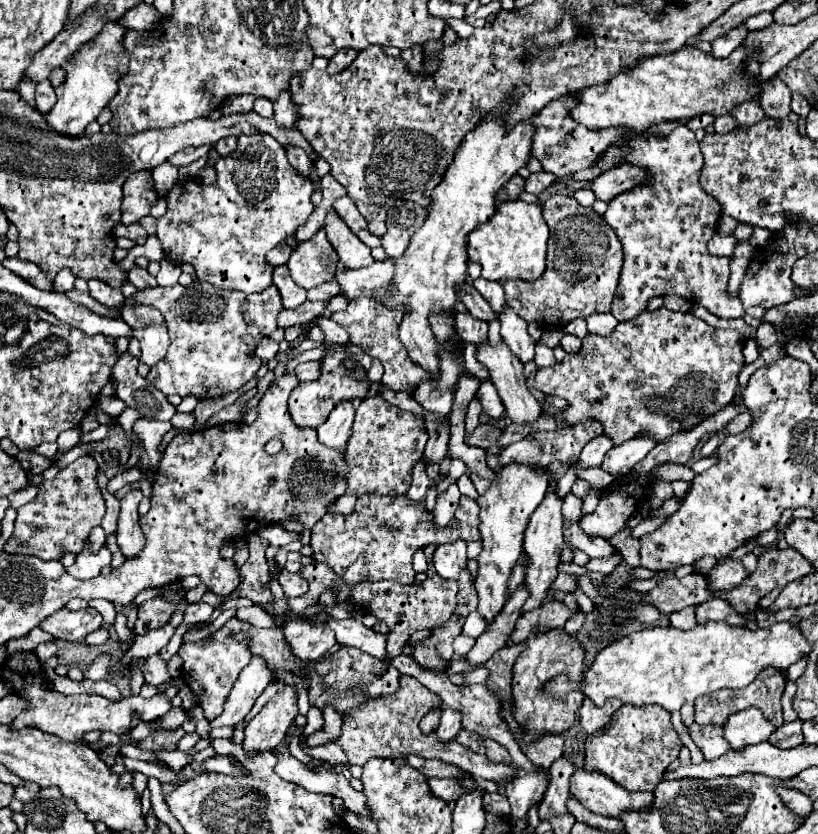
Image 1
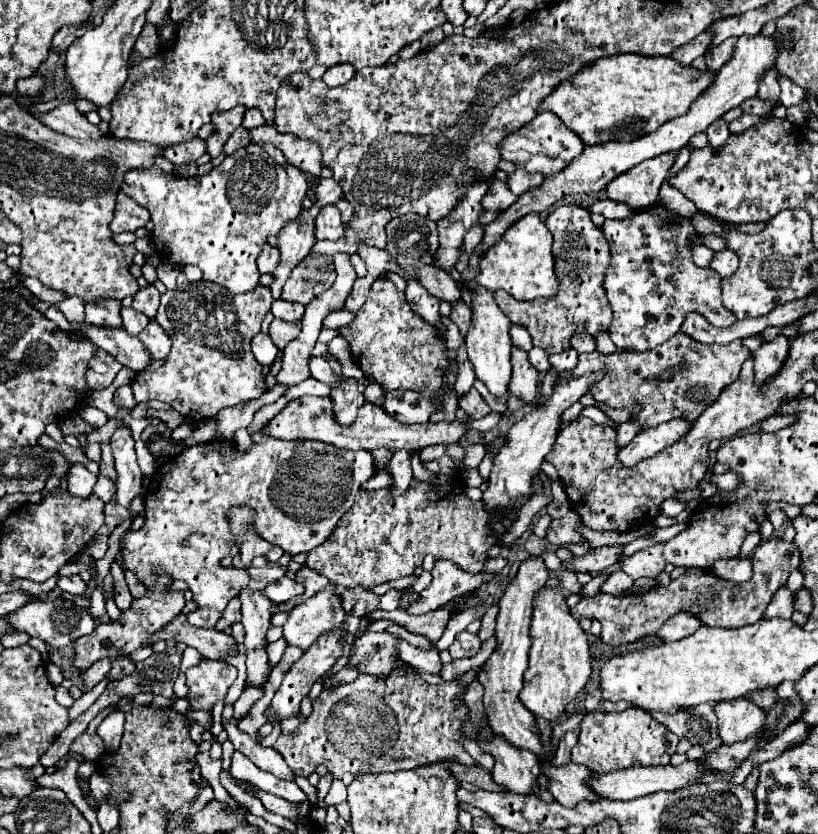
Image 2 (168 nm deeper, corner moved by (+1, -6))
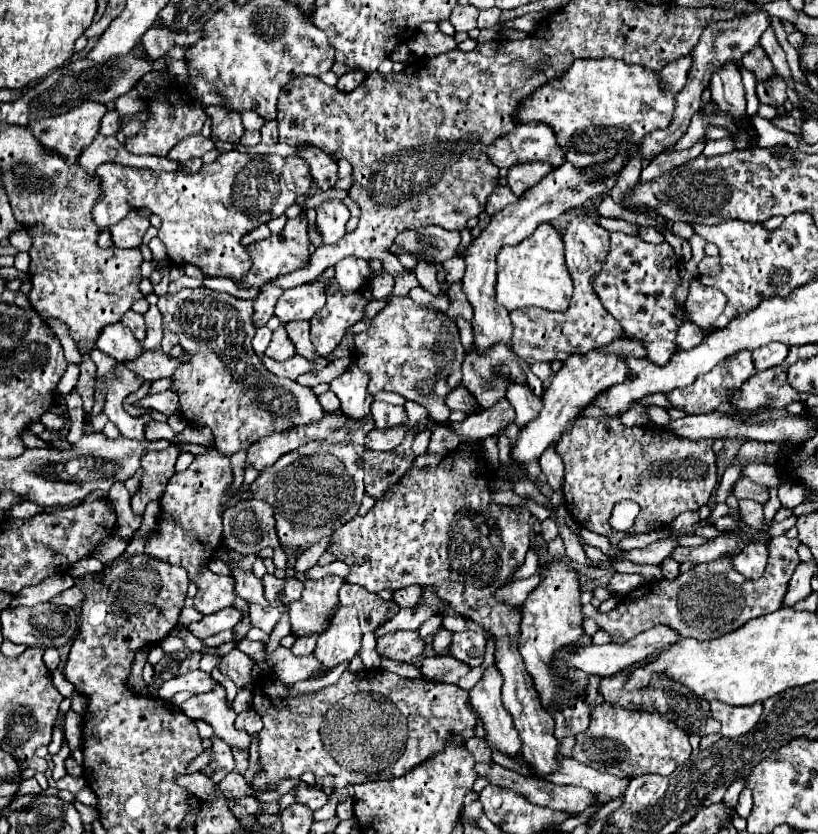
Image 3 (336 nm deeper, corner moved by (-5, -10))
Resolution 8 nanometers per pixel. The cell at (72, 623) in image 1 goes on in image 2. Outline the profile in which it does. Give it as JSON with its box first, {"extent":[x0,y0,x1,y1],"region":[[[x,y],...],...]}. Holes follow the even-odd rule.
{"extent":[5,598,95,648],"region":[[[57,598],[53,602],[47,600],[31,600],[27,606],[15,610],[15,614],[7,614],[5,616],[9,626],[13,626],[19,632],[25,632],[29,636],[35,636],[39,640],[43,640],[45,644],[49,644],[51,648],[61,648],[61,646],[69,646],[71,642],[75,642],[77,638],[91,634],[95,628],[95,622],[91,618],[91,614],[75,604],[71,604],[65,598]]]}

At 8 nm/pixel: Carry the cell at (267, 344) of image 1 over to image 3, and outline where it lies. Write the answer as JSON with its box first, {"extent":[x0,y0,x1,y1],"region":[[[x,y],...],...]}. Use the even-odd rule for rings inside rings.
{"extent":[253,326,271,358],"region":[[[261,326],[261,328],[257,330],[255,338],[253,338],[253,350],[255,350],[255,354],[257,354],[259,358],[265,356],[265,350],[267,350],[269,342],[271,342],[271,330],[269,330],[267,326]]]}

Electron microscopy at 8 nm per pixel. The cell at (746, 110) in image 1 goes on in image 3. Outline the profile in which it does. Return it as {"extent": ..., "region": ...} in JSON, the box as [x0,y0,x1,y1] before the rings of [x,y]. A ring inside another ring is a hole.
{"extent":[757,74,787,108],"region":[[[775,74],[773,82],[757,84],[757,98],[759,98],[761,104],[769,104],[769,106],[781,108],[785,104],[785,100],[787,100],[787,86]]]}

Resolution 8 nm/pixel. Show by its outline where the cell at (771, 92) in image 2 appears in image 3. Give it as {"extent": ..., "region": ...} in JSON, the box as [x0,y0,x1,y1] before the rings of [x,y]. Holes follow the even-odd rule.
{"extent":[741,46,775,82],"region":[[[755,46],[753,50],[749,50],[749,54],[745,54],[745,58],[741,60],[741,64],[755,74],[757,82],[767,82],[771,80],[771,76],[775,74],[771,60],[767,58],[767,54],[761,50],[761,46]]]}

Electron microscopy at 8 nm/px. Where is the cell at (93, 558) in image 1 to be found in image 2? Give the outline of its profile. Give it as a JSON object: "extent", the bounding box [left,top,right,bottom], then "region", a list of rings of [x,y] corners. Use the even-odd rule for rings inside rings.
{"extent":[57,576,87,594],"region":[[[71,576],[71,578],[59,578],[57,580],[57,588],[69,594],[83,594],[87,590],[85,582],[79,576]]]}

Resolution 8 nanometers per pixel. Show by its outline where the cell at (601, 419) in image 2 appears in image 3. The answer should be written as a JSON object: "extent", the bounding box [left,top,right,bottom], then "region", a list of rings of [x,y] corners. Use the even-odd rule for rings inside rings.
{"extent":[621,406,649,426],"region":[[[639,406],[639,408],[633,408],[633,410],[629,410],[629,412],[625,412],[623,416],[621,416],[621,424],[623,426],[645,426],[649,420],[647,420],[647,416],[645,416],[645,412],[643,412],[643,408]]]}

